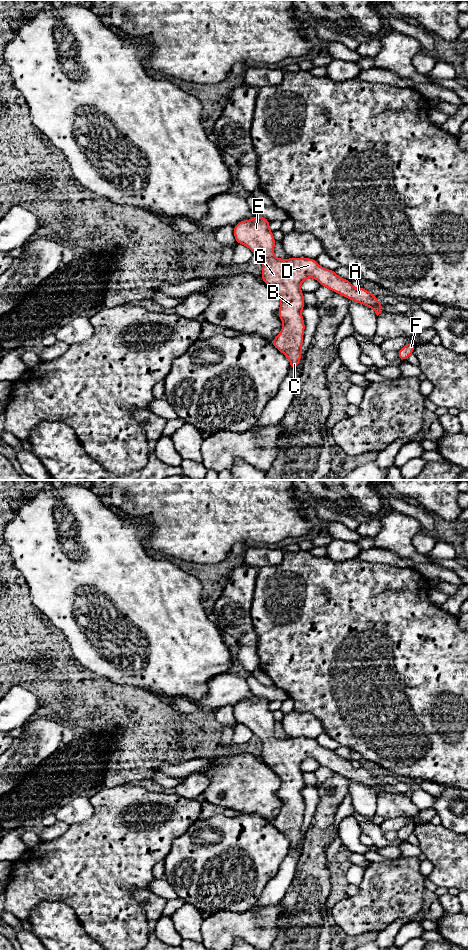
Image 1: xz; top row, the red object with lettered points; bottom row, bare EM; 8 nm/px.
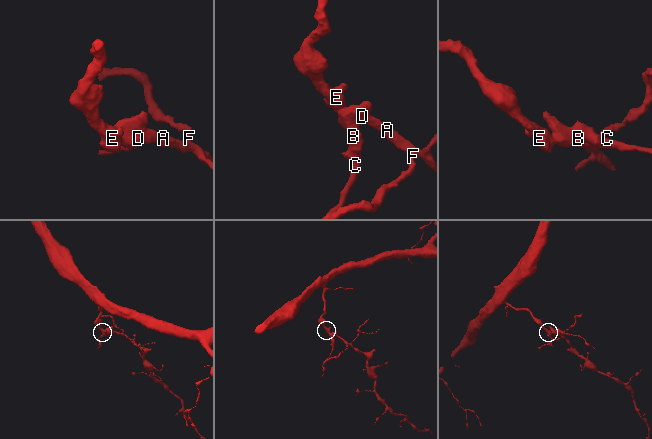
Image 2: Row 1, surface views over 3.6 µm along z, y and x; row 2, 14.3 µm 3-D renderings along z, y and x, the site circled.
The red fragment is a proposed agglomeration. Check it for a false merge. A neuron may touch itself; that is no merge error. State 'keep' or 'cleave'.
keep

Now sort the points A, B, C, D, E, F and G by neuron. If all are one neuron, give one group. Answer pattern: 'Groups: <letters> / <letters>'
Groups: A B C D E F G

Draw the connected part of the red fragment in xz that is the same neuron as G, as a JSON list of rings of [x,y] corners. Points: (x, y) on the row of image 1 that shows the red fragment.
[[[254,215],[251,220],[238,222],[234,227],[234,237],[237,244],[243,244],[249,248],[254,256],[257,256],[263,262],[261,279],[267,286],[275,292],[281,300],[281,306],[278,310],[278,317],[283,322],[280,333],[271,341],[272,345],[283,353],[290,361],[290,369],[298,367],[302,358],[303,334],[305,323],[302,317],[302,309],[305,306],[304,294],[301,291],[301,283],[306,278],[316,279],[320,285],[332,290],[334,293],[353,300],[357,303],[370,307],[378,316],[383,308],[374,294],[364,288],[355,288],[351,281],[338,276],[334,270],[321,267],[315,259],[311,258],[288,258],[280,259],[274,257],[275,239],[273,232],[269,229],[270,221],[262,216]]]

